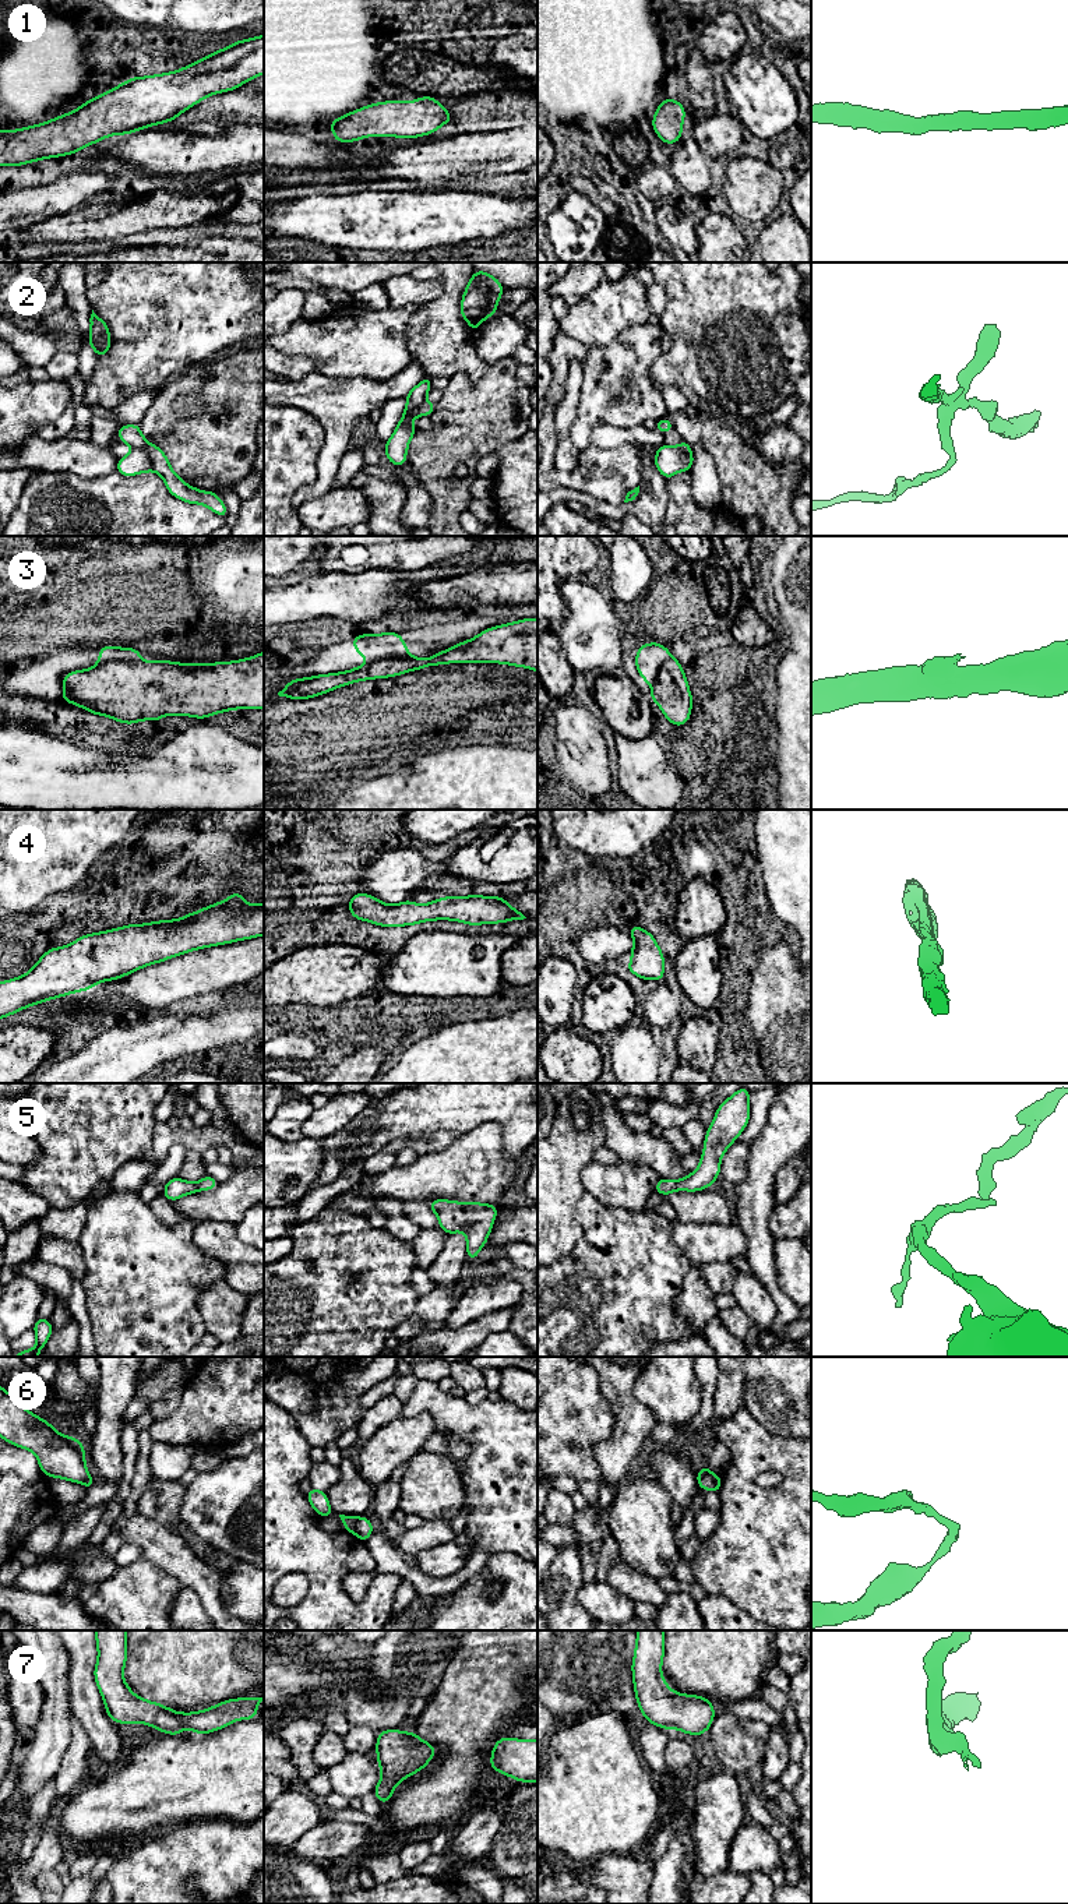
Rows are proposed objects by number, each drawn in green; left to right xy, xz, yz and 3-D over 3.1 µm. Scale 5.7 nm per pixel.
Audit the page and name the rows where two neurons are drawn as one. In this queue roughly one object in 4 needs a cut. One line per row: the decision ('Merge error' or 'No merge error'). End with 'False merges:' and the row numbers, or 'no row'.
1: No merge error
2: Merge error
3: Merge error
4: No merge error
5: No merge error
6: Merge error
7: No merge error
False merges: 2, 3, 6

